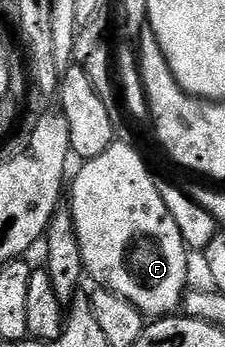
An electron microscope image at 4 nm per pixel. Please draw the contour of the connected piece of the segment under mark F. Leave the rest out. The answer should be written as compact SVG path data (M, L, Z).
M114 141L110 145L110 149L106 149L106 153L87 160L81 166L84 168L77 173L76 180L73 183L71 180L70 183L70 191L72 187L72 204L70 204L70 210L72 212L72 220L74 221L74 229L78 233L78 245L82 251L84 273L89 280L92 278L96 282L95 286L97 288L109 291L126 301L130 301L130 305L134 305L146 317L168 317L181 310L184 293L189 290L188 258L190 258L190 252L182 241L182 233L178 233L178 225L174 225L174 217L170 217L170 209L166 209L166 204L163 203L161 195L158 194L156 179L154 175L148 172L148 167L144 164L143 157L130 144L120 142Z

